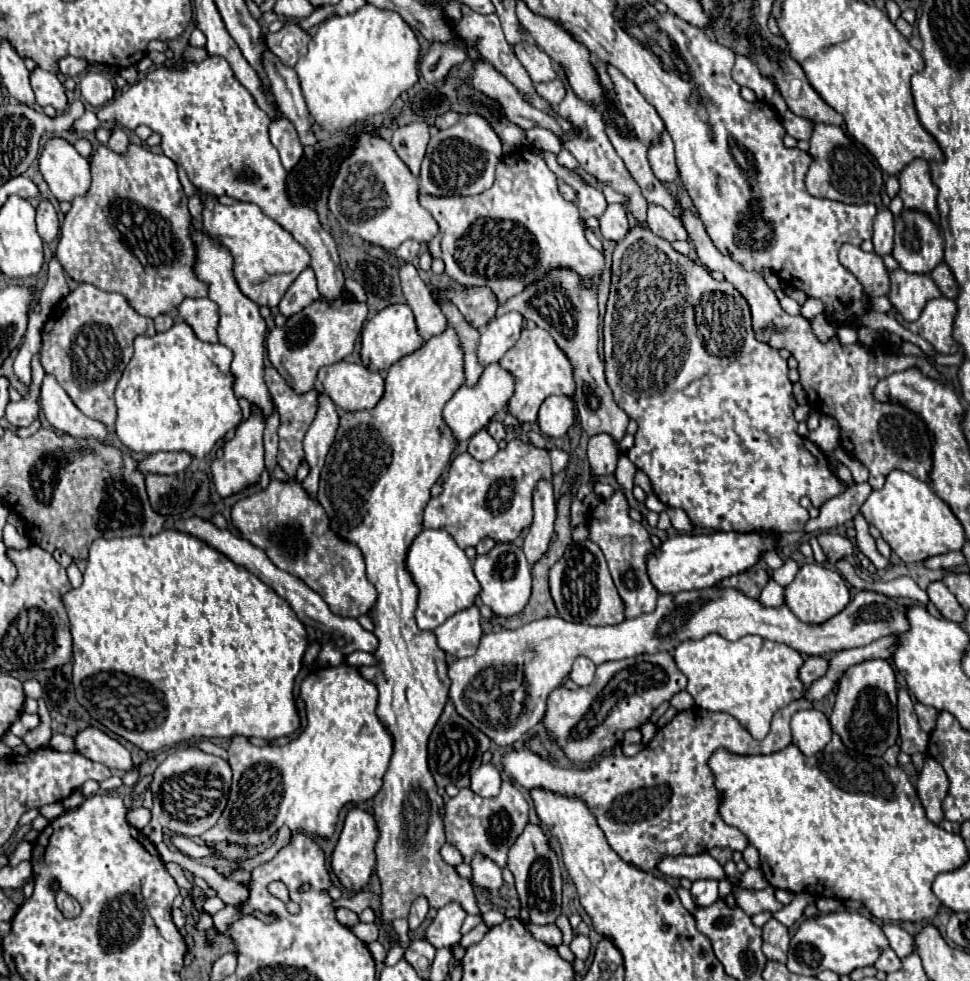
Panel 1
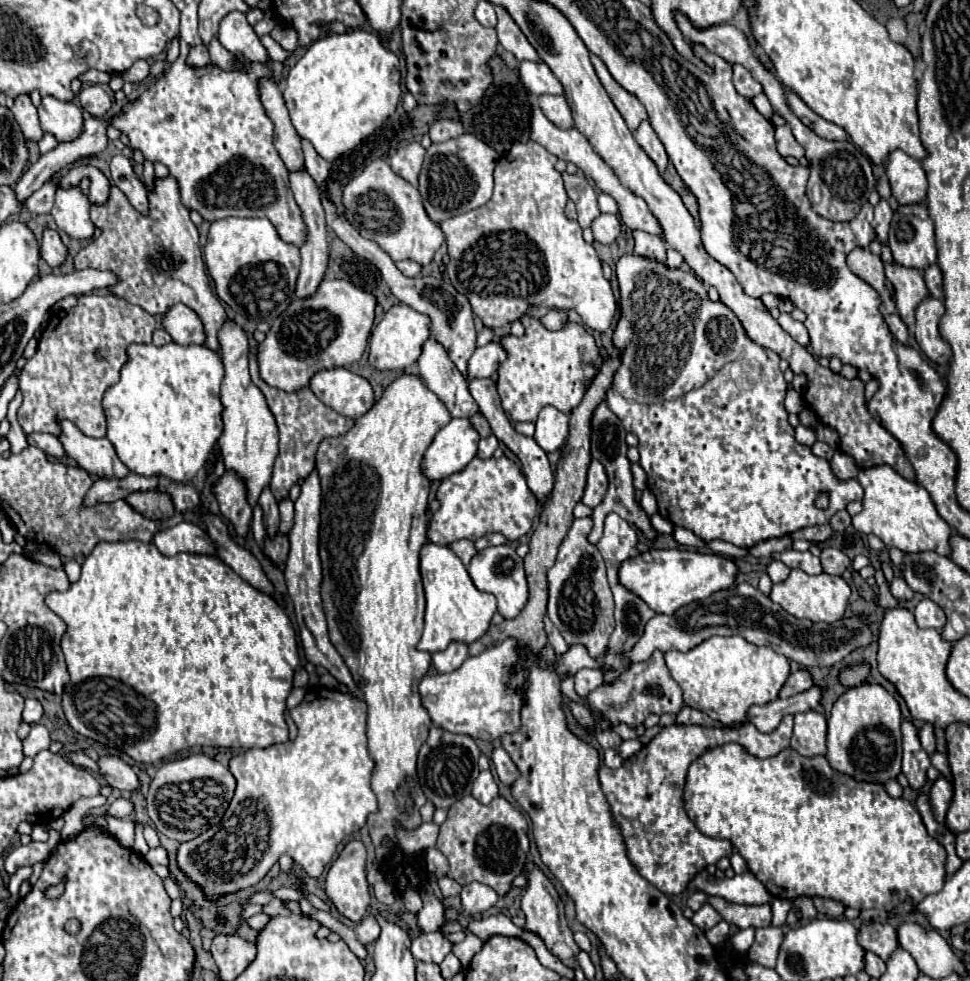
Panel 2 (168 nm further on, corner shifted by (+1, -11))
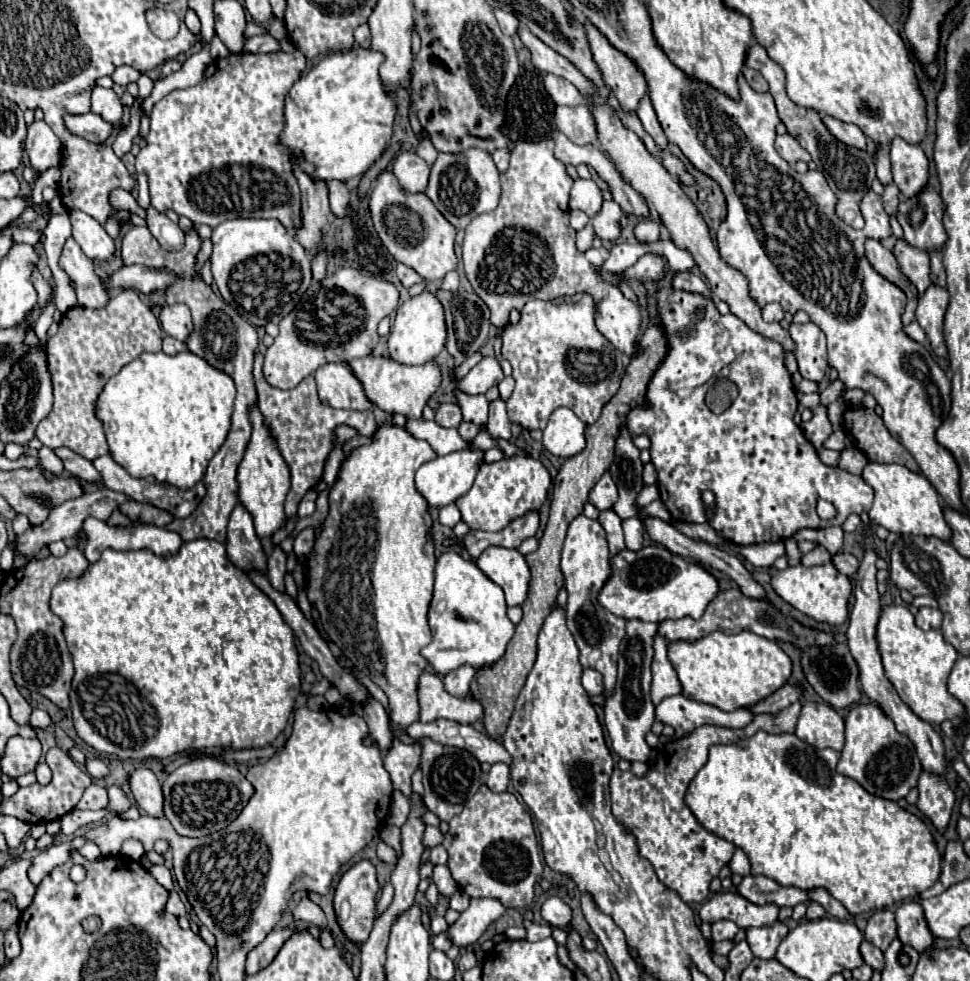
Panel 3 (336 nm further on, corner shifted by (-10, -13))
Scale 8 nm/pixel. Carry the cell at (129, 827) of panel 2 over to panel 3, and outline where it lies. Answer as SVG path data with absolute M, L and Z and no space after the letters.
M126 841L126 843L122 845L120 853L122 853L124 857L130 857L130 859L138 861L138 859L142 857L142 853L144 853L144 847L142 847L140 841Z

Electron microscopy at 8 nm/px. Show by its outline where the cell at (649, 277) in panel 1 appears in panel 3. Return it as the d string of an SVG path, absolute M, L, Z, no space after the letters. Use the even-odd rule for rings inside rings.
M658 289L658 313L660 313L660 319L662 319L662 327L664 327L664 333L666 333L666 339L670 341L670 353L666 355L664 363L658 367L658 371L654 373L650 385L654 385L654 381L658 381L656 387L648 387L648 393L646 393L646 399L648 399L648 407L644 409L632 409L630 415L628 415L628 431L630 433L646 433L650 437L650 455L651 462L655 465L658 472L658 489L660 489L660 499L664 501L666 509L670 511L670 515L676 519L676 521L686 521L686 523L706 523L708 517L706 517L706 505L702 501L702 493L704 491L712 491L714 493L714 517L708 521L722 537L738 543L738 545L752 545L752 543L764 543L764 541L784 541L784 539L790 539L798 529L804 529L804 527L810 527L810 529L824 529L824 527L830 527L830 525L842 525L844 519L852 513L860 515L862 511L870 511L870 505L872 505L872 499L874 499L874 491L870 489L870 485L866 485L866 481L862 481L862 477L858 475L852 475L848 471L842 471L840 467L828 467L820 461L820 457L816 455L816 449L814 445L804 437L802 429L794 423L794 413L796 413L796 407L798 407L798 401L796 401L796 393L794 393L794 387L792 387L792 381L790 381L790 373L786 371L786 365L784 365L784 349L780 343L752 331L744 321L740 321L736 315L728 313L728 315L720 315L714 301L706 301L706 297L698 297L698 293L682 293L682 291L674 291L674 289ZM742 353L748 353L748 359L750 361L734 361L734 357L740 357ZM718 377L726 377L730 381L734 381L738 385L738 397L736 401L730 405L730 409L726 409L722 415L714 415L706 403L704 403L704 395L706 395L708 388L710 388L714 380ZM818 499L826 499L830 501L834 507L836 507L836 517L834 519L828 519L828 521L822 521L816 513L816 503Z

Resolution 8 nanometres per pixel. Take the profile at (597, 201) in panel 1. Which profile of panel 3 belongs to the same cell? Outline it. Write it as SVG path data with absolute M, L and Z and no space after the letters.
M576 179L570 191L570 209L580 209L588 217L594 217L602 207L602 193L592 179Z

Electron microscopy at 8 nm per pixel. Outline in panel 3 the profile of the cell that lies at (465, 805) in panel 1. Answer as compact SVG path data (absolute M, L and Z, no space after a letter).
M482 785L470 801L466 801L462 813L458 813L450 821L450 831L444 837L442 843L448 851L448 869L452 877L458 881L460 891L464 891L472 899L480 897L492 897L498 899L506 909L516 907L522 909L532 903L534 897L534 885L538 877L542 875L542 859L538 851L538 841L534 833L532 819L528 811L520 805L516 795L504 791L504 793L494 793L486 785Z

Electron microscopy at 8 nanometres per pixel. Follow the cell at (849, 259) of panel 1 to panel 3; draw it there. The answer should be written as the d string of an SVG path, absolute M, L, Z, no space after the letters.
M868 239L866 241L866 259L870 261L870 265L882 275L886 277L888 281L892 281L894 285L898 285L906 295L908 295L908 305L906 305L906 311L902 315L902 321L904 323L910 323L914 319L914 309L916 309L916 287L910 283L910 279L900 271L898 267L898 261L894 257L892 251L888 251L886 247L882 247L880 241L874 241L874 239Z

